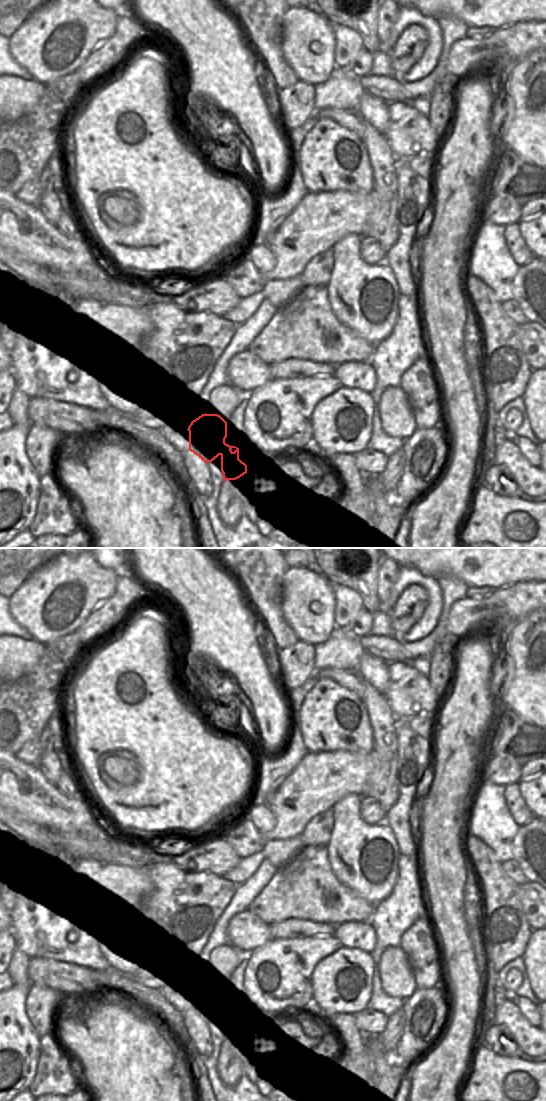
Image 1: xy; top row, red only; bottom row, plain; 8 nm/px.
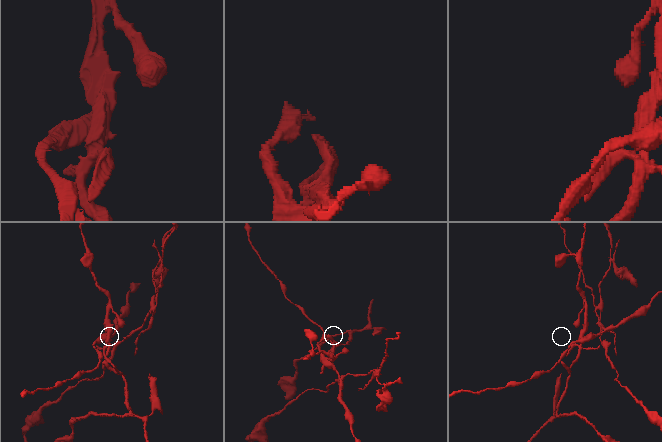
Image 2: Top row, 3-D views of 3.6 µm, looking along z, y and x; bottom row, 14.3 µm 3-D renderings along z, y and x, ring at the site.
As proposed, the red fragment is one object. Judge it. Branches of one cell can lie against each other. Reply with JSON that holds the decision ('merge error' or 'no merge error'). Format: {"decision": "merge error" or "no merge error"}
{"decision": "merge error"}

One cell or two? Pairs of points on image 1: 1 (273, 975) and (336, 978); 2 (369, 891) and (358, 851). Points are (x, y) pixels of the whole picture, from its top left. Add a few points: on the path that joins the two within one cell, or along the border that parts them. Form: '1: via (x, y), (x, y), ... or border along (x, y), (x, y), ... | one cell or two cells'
1: border along (324, 957), (313, 969), (311, 975), (312, 1000) | two cells
2: via (369, 881), (369, 867), (364, 861) | one cell

